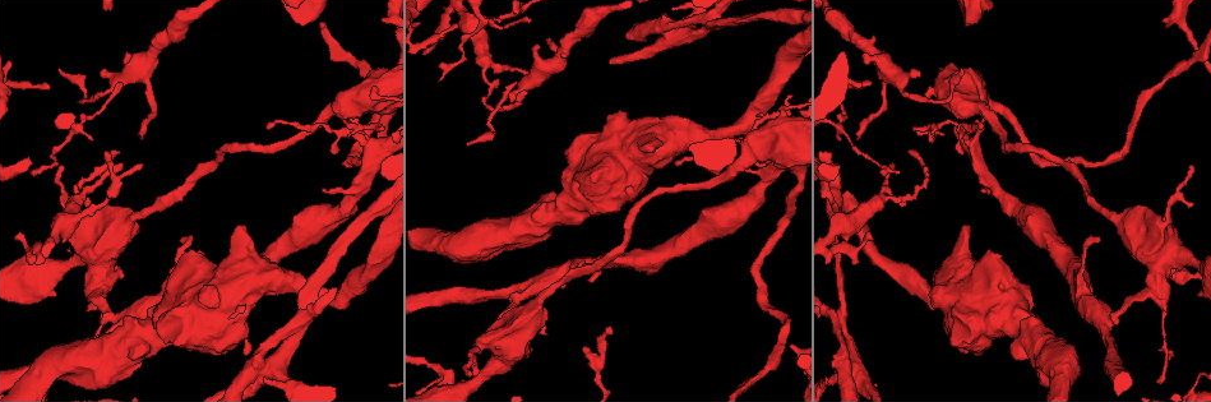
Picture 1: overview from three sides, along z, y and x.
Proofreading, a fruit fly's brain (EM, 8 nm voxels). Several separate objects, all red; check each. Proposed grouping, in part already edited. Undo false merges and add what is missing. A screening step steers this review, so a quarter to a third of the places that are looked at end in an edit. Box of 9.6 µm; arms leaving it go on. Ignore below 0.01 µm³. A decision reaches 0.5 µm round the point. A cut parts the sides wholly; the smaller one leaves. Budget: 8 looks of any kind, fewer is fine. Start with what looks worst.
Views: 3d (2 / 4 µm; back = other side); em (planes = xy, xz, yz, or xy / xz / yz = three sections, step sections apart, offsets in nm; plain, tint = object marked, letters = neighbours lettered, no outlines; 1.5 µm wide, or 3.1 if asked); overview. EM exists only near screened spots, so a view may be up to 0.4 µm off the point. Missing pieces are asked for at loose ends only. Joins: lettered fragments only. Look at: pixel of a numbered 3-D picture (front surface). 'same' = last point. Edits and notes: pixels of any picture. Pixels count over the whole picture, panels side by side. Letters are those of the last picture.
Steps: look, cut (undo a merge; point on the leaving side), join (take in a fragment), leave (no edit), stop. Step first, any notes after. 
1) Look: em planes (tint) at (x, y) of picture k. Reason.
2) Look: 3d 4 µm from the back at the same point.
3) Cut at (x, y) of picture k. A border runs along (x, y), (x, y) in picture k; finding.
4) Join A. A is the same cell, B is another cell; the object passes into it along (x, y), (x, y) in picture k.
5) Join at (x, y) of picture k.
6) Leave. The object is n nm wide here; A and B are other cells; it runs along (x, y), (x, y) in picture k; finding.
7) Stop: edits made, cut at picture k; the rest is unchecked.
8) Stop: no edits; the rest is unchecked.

Look: 3d 2 µm at (456, 28) of picture 1. Branch stops here.

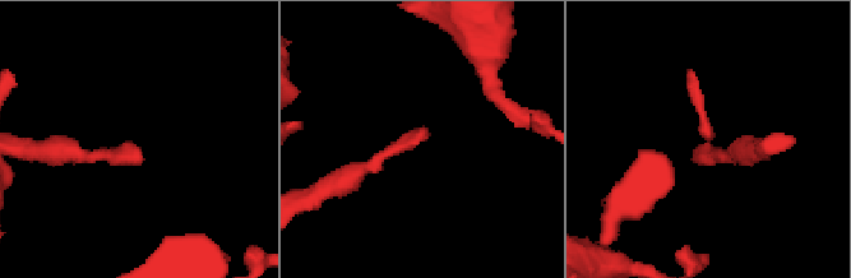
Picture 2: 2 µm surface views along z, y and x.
Look: em yz step 4 (plain) at (144, 160) of picture 2. Shape alone is not enough.

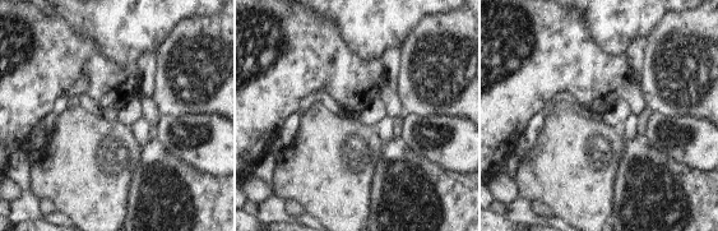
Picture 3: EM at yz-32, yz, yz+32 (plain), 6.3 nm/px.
Look: em yz step 4 (letters) at the same point.

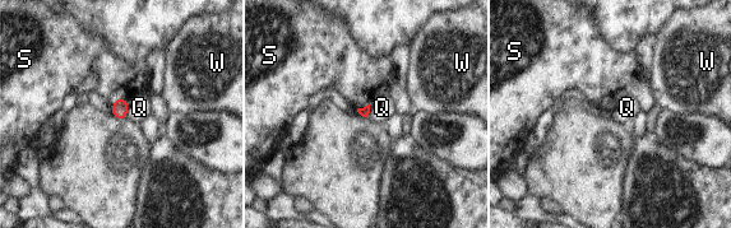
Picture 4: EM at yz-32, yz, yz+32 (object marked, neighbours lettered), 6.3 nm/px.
Leave. The longest contact is with Q, 120 nm; Q, S and W are other cells; no lettered fragment goes on from it.

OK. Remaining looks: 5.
Look: em planes (tint) at (900, 171) of picture 1. Thin end.

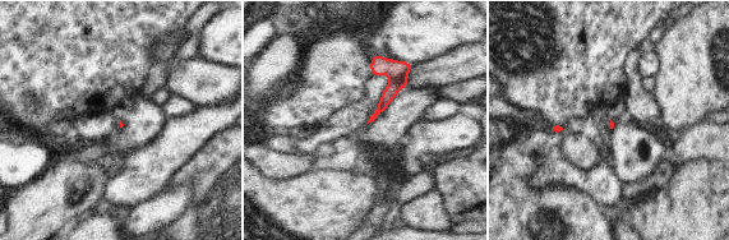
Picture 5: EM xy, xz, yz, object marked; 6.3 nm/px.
Look: em planes (letters) at the same point. What lies round it.

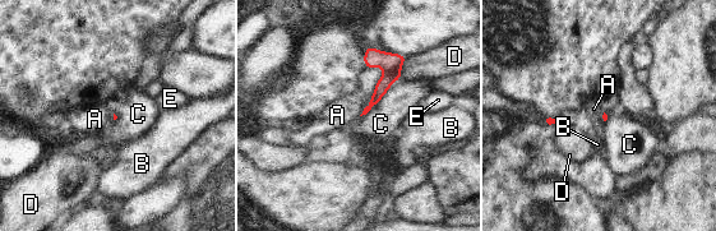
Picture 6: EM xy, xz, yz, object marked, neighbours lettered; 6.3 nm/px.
Leave. A, B, C, D and E are other cells; a border runs along (398, 78), (360, 116) in picture 6; no lettered fragment goes on from it.

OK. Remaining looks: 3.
Look: em planes (tint) at (863, 53) of picture 1. Thin end.

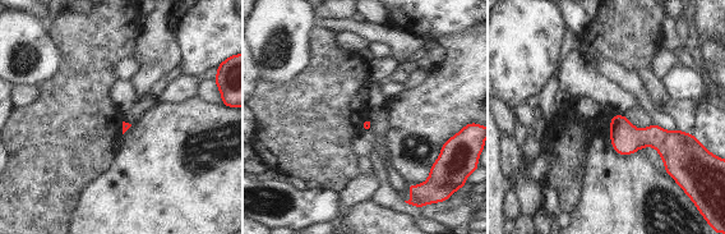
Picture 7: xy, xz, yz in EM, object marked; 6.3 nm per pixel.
Look: em planes (letters) at the same point.

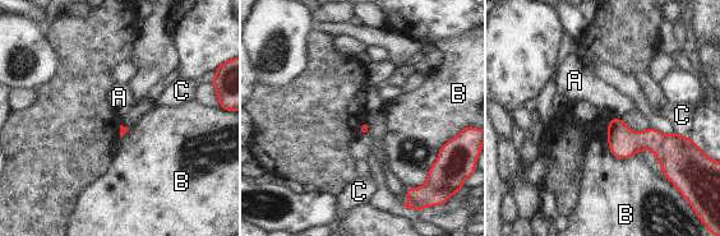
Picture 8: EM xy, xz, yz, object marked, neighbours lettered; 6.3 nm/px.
Leave. A, B and C are other cells; a border runs along (610, 118), (622, 119) in picture 8; no lettered fragment goes on from it.

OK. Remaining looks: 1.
Stop: no edits; the rest is unchecked.

